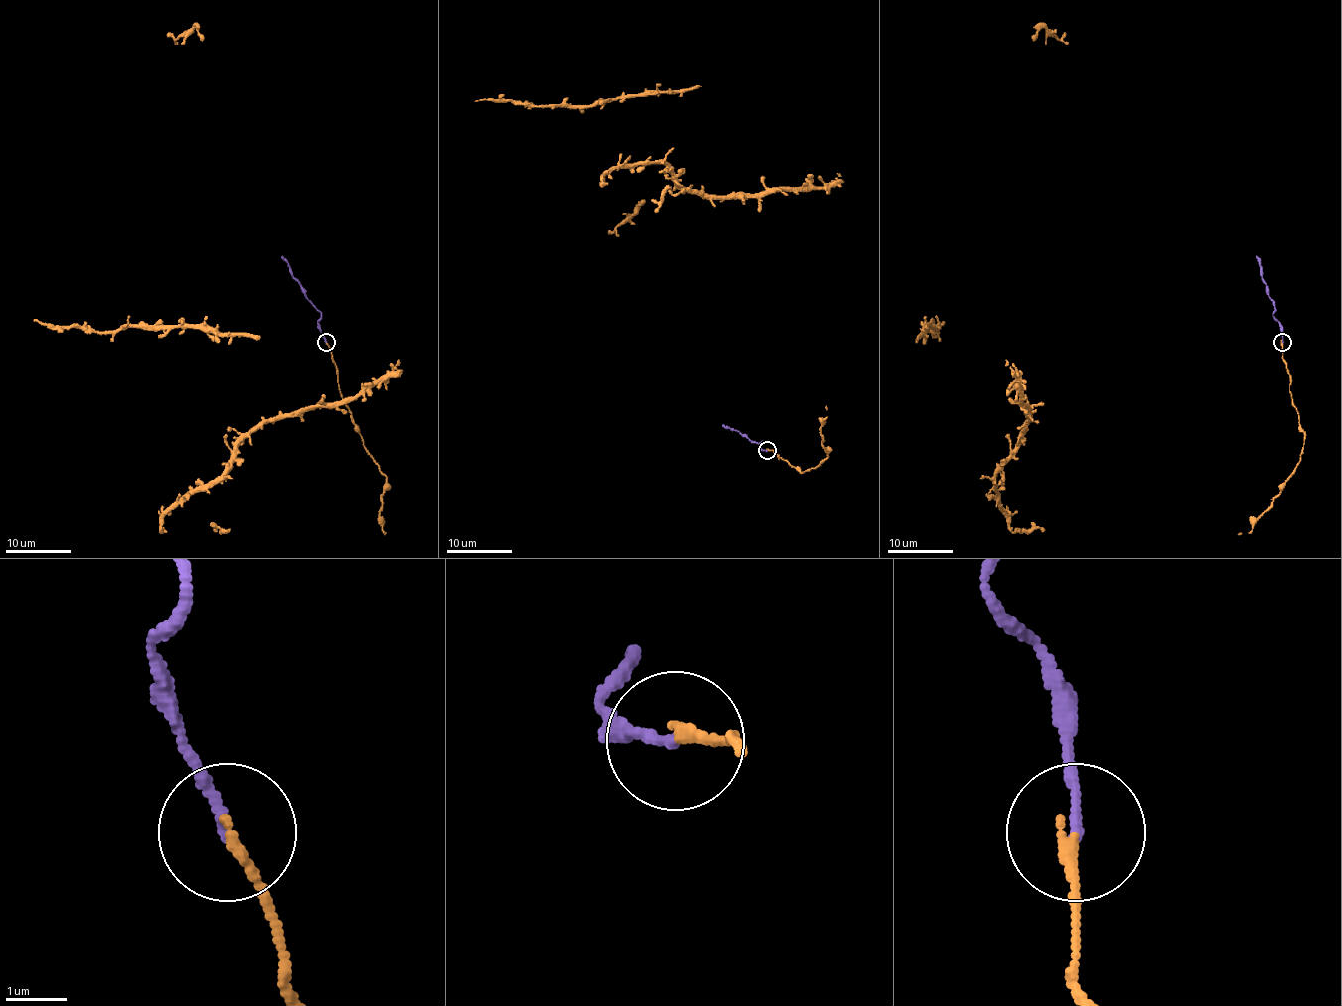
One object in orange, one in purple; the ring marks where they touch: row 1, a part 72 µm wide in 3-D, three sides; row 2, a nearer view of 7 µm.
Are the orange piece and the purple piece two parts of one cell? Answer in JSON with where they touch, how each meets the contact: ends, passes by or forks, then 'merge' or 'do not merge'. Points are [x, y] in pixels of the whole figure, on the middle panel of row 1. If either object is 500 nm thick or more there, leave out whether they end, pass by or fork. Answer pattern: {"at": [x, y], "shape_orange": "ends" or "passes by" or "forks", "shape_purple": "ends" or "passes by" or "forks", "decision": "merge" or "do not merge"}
{"at": [767, 450], "shape_orange": "ends", "shape_purple": "ends", "decision": "do not merge"}

